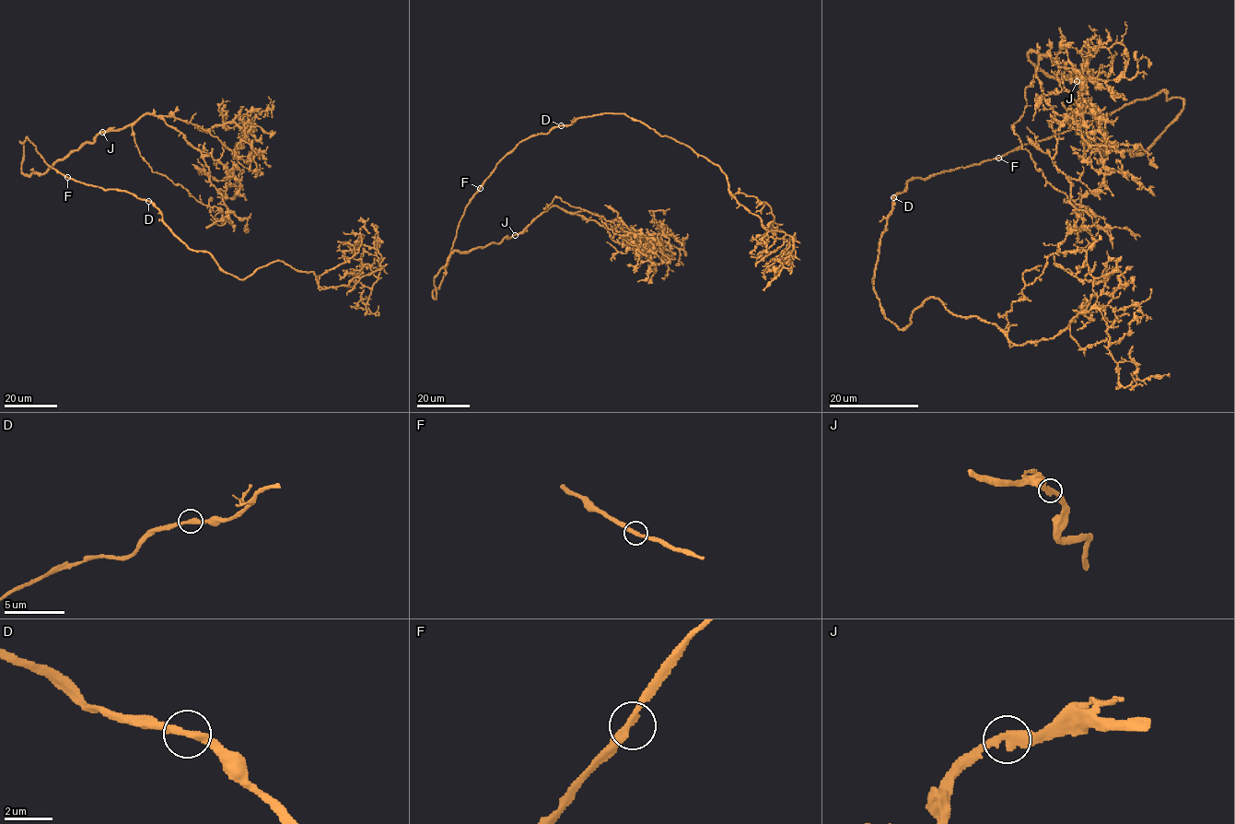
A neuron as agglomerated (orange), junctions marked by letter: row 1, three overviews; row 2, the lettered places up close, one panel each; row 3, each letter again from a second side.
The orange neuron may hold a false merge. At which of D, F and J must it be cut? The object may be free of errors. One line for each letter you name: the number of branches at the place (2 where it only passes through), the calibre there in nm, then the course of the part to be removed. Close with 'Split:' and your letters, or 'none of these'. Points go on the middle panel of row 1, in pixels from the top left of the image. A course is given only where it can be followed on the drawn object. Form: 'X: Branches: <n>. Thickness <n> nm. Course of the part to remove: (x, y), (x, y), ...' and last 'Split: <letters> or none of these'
Split: none of these

